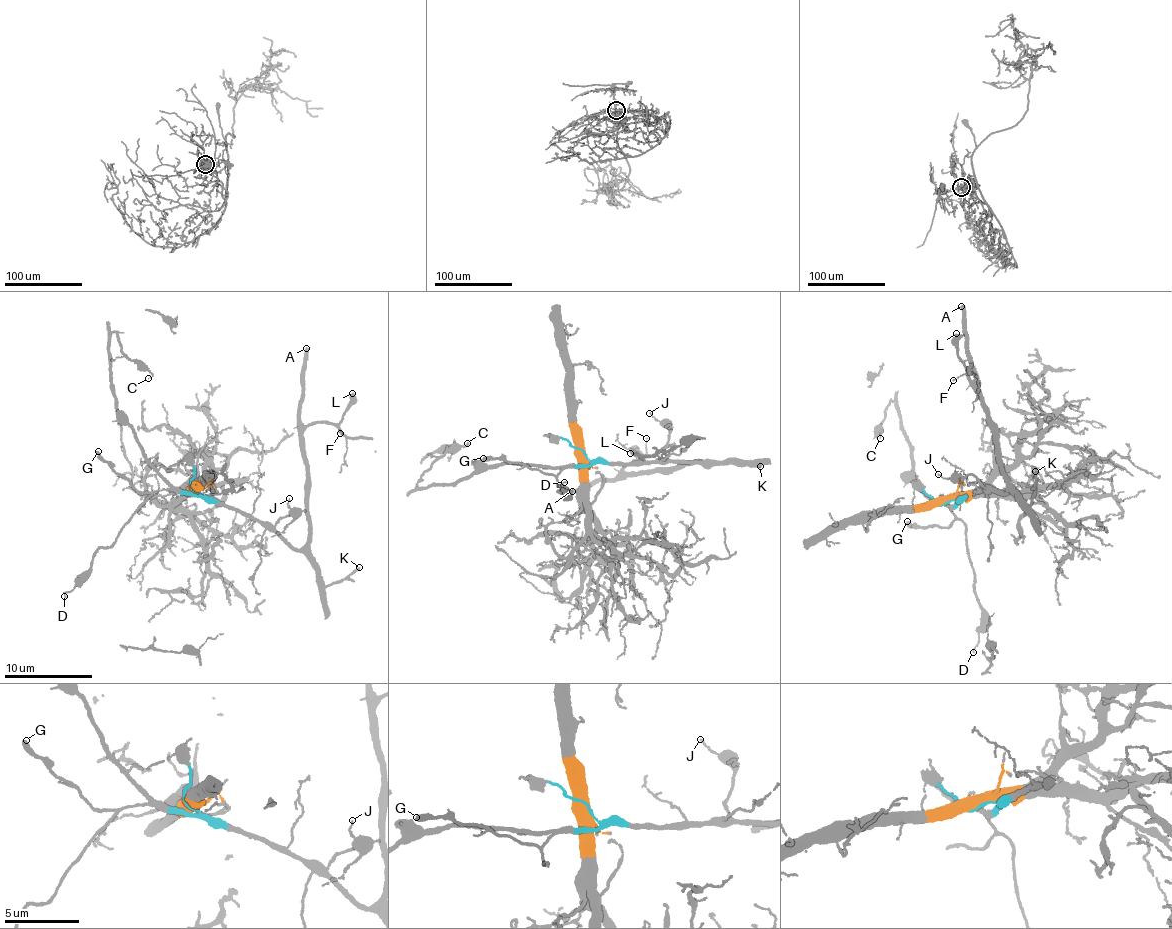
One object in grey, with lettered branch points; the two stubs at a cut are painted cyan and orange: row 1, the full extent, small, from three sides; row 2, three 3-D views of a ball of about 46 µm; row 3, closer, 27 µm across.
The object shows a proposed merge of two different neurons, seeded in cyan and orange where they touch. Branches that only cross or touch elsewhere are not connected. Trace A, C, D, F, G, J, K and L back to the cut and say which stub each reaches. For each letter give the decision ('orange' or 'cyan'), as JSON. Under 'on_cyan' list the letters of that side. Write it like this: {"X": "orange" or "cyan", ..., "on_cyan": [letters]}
{"A": "cyan", "C": "cyan", "D": "cyan", "F": "cyan", "G": "cyan", "J": "cyan", "K": "cyan", "L": "cyan", "on_cyan": ["A", "C", "D", "F", "G", "J", "K", "L"]}

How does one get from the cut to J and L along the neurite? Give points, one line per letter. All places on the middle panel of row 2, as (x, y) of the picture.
J: (582, 451), (590, 459), (615, 465), (660, 462), (666, 457), (669, 435), (658, 418), (648, 413)
L: (582, 451), (590, 459), (627, 466), (703, 461), (668, 475), (632, 475), (625, 468), (641, 455), (630, 453)

